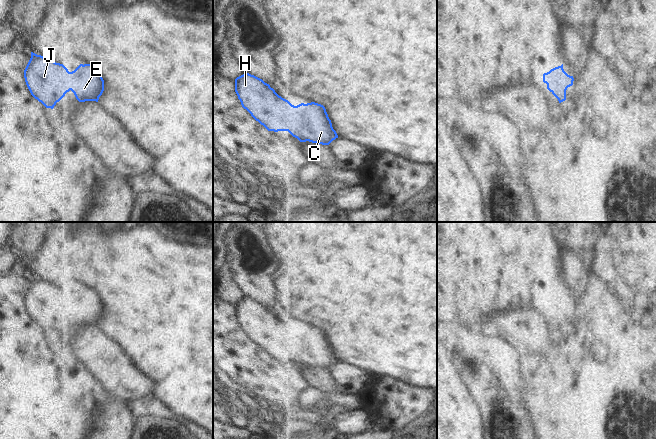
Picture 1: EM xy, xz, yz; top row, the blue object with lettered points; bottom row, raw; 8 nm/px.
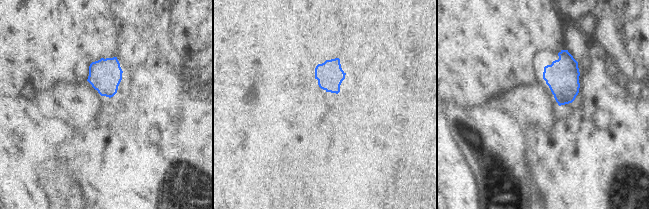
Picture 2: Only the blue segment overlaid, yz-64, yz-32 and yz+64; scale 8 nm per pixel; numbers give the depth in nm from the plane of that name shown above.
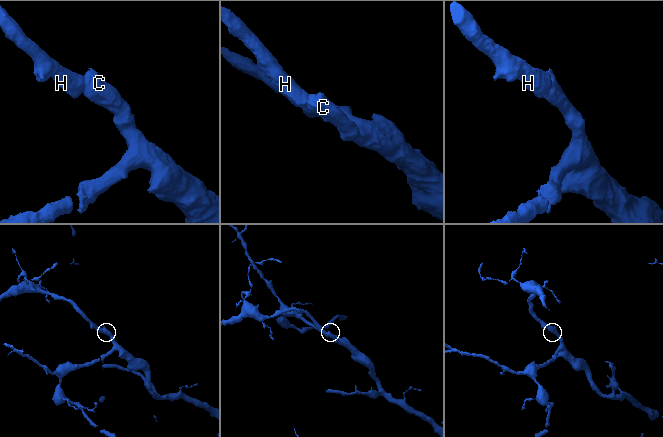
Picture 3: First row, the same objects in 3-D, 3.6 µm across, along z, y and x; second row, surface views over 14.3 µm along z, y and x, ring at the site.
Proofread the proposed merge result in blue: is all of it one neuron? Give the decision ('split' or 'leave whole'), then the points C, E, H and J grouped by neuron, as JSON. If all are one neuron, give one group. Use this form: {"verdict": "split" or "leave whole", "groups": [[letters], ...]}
{"verdict": "leave whole", "groups": [["C", "E", "H", "J"]]}

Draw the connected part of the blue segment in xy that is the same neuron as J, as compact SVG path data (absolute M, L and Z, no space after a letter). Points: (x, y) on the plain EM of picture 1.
M33 276L24 302L31 319L51 333L70 314L79 326L98 326L104 315L104 304L94 288L80 288L69 296L63 288Z

